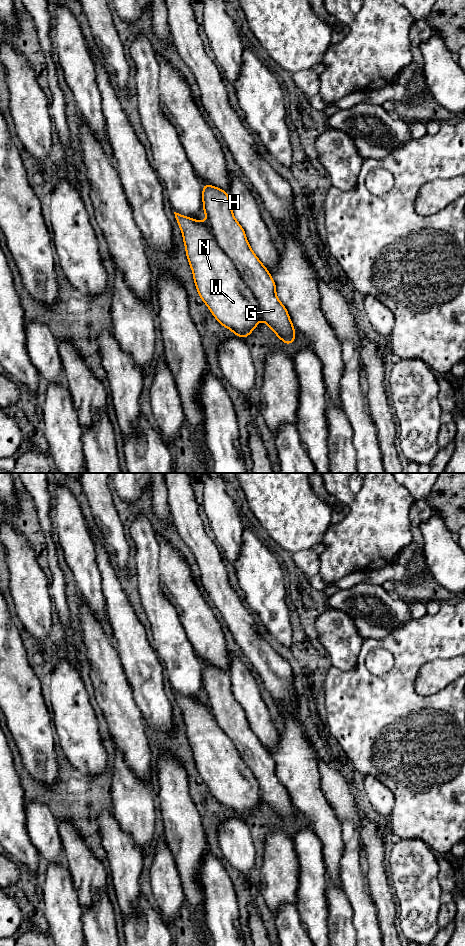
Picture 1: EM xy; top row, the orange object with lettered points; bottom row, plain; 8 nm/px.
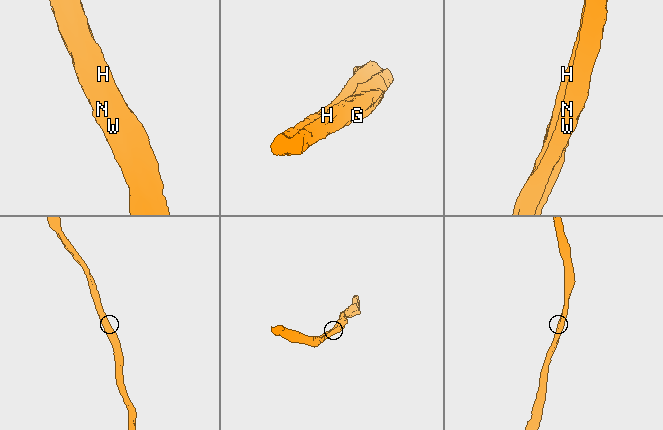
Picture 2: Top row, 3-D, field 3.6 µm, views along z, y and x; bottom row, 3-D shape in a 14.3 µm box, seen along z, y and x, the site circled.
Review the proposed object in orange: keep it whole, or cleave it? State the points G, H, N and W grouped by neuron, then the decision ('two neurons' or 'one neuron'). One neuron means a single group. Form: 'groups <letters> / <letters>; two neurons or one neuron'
groups G H / N W; two neurons

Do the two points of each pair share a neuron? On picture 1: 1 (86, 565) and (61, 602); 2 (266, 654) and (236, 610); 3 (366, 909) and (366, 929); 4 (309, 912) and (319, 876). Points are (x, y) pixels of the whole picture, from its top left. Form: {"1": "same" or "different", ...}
{"1": "different", "2": "same", "3": "same", "4": "same"}

